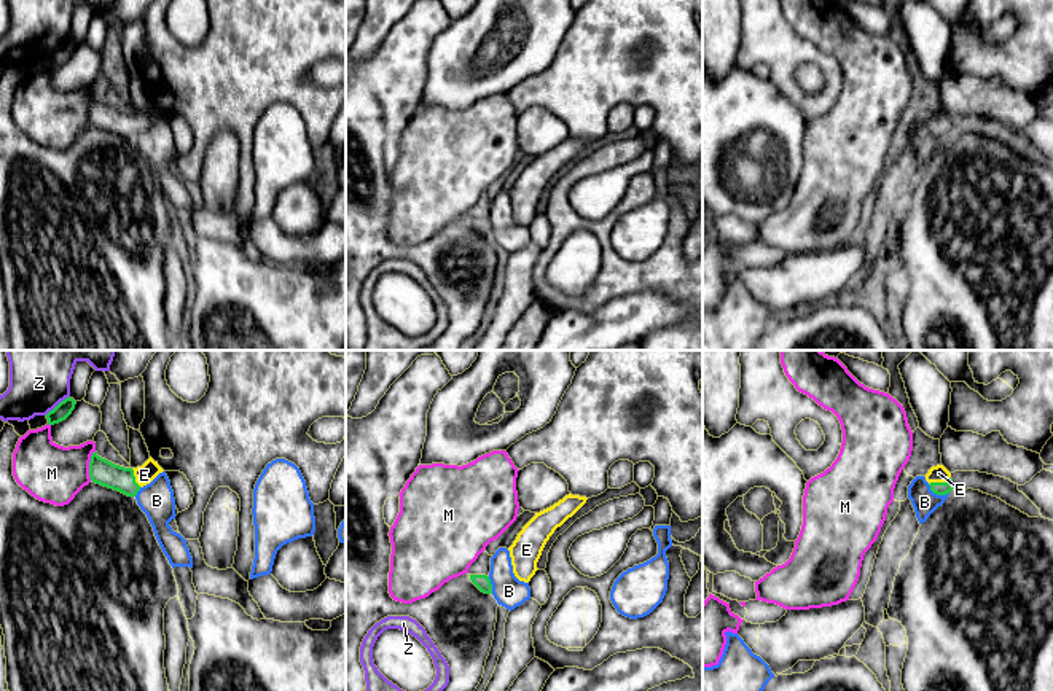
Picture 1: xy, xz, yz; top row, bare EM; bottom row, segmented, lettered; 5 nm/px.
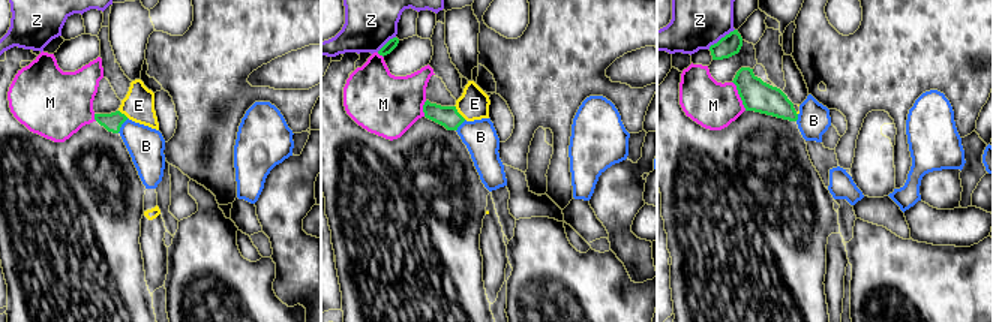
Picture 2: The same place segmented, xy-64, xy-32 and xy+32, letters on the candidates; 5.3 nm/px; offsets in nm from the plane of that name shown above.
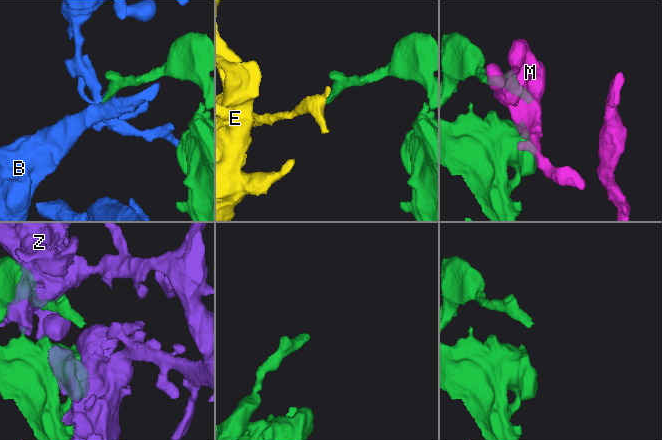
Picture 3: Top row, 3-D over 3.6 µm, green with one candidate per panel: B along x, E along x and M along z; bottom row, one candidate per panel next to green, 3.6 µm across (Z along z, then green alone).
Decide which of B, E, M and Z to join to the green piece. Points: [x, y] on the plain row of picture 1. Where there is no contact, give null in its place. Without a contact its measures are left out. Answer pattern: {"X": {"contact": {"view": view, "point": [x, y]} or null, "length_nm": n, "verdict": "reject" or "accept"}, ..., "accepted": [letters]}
{"B": {"contact": {"view": "yz", "point": [937, 137]}, "length_nm": 120, "verdict": "reject"}, "E": {"contact": {"view": "yz", "point": [940, 126]}, "length_nm": 120, "verdict": "accept"}, "M": {"contact": {"view": "xy", "point": [90, 109]}, "length_nm": 150, "verdict": "reject"}, "Z": {"contact": {"view": "xy", "point": [58, 48]}, "length_nm": 160, "verdict": "reject"}, "accepted": ["E"]}

